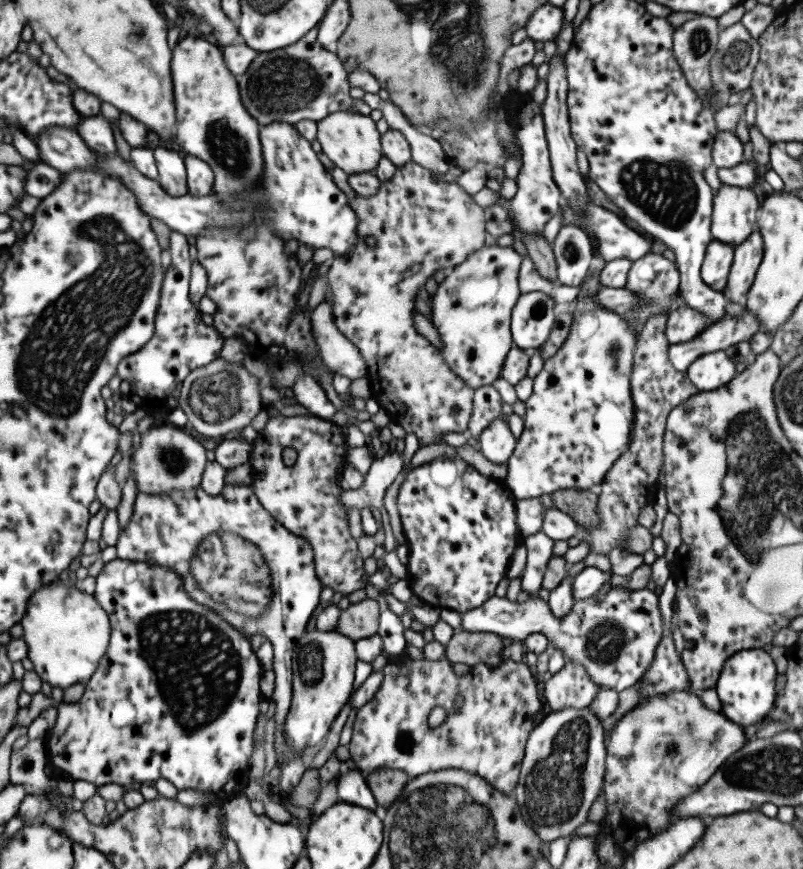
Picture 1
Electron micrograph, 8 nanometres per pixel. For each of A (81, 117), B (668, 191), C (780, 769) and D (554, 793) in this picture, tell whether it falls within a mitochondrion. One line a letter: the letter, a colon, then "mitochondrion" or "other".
A: other
B: mitochondrion
C: mitochondrion
D: mitochondrion

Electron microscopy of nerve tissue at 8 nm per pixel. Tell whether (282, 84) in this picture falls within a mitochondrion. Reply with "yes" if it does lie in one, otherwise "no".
yes

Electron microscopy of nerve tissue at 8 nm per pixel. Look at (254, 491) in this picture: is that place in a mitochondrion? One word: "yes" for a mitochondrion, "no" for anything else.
no

